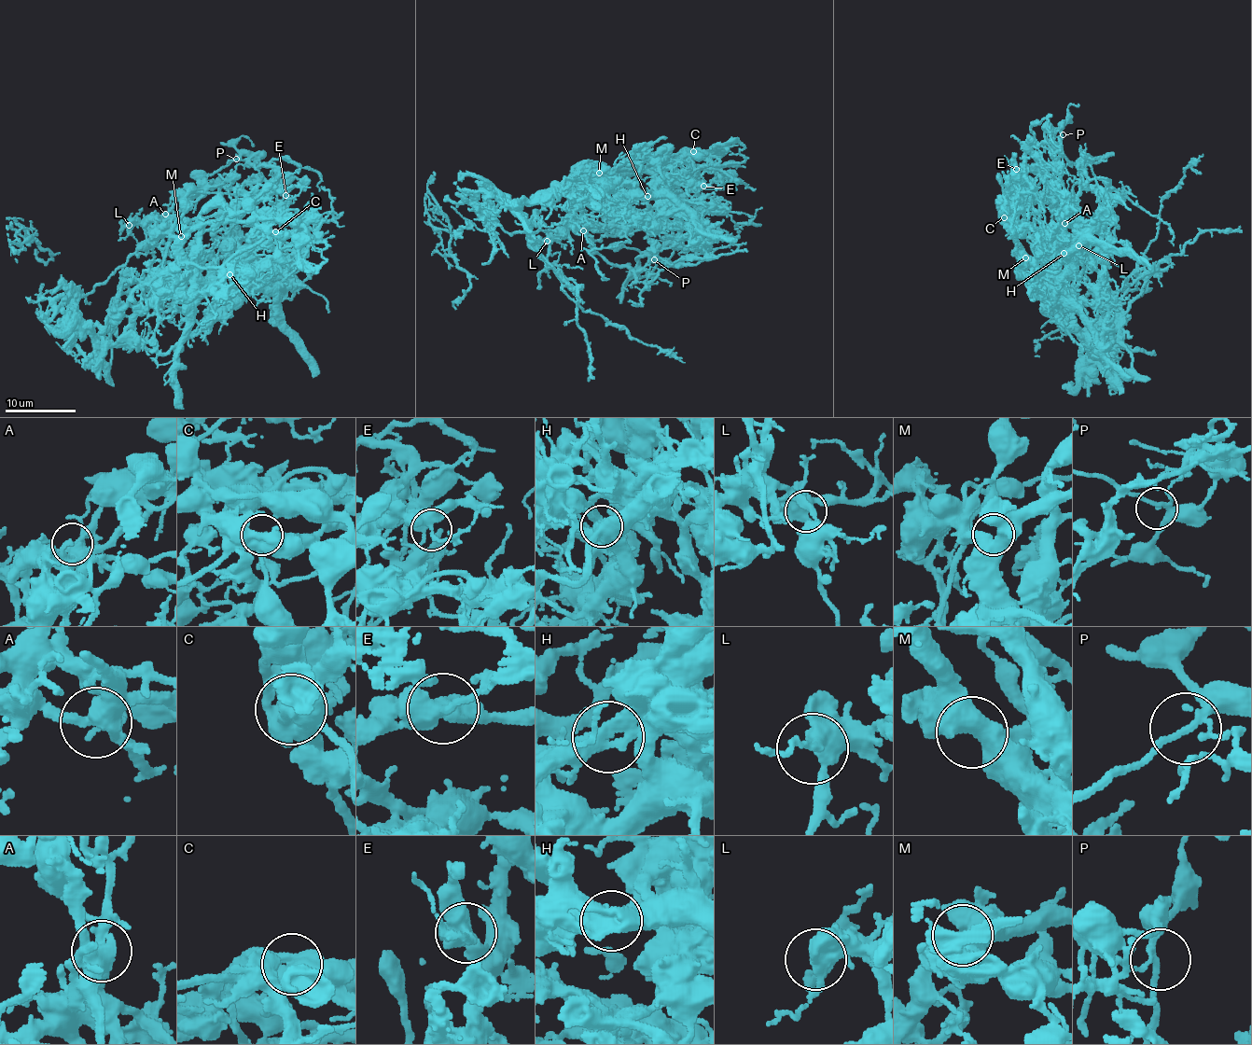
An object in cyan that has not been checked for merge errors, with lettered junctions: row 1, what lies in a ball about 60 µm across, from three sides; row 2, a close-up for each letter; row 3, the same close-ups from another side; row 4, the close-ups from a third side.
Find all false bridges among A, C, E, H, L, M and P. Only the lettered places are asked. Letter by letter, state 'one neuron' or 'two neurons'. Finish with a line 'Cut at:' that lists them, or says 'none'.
A: one neuron
C: two neurons
E: one neuron
H: two neurons
L: one neuron
M: one neuron
P: one neuron
Cut at: C, H

